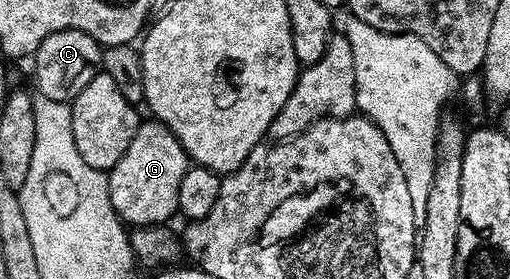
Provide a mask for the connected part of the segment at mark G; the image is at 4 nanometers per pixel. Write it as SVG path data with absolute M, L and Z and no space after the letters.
M158 120L140 121L125 156L107 174L109 200L115 209L115 215L128 227L162 226L170 223L171 213L179 209L177 192L181 189L181 176L185 176L189 159L185 148L169 132L164 122Z

